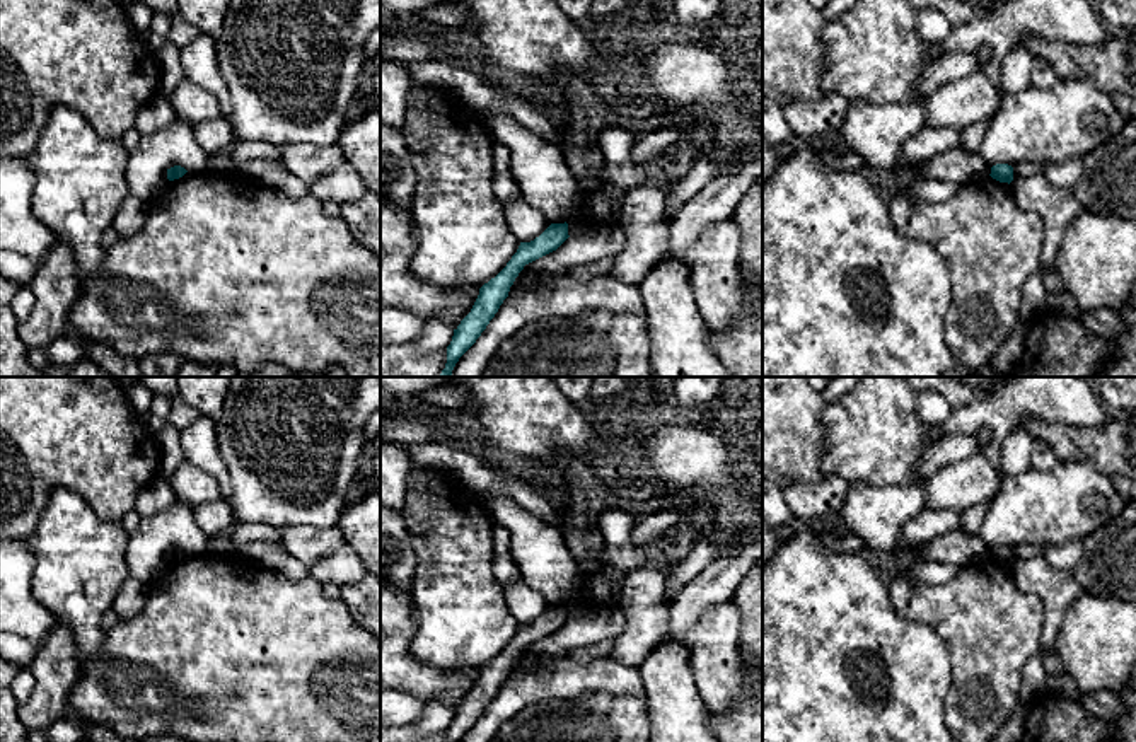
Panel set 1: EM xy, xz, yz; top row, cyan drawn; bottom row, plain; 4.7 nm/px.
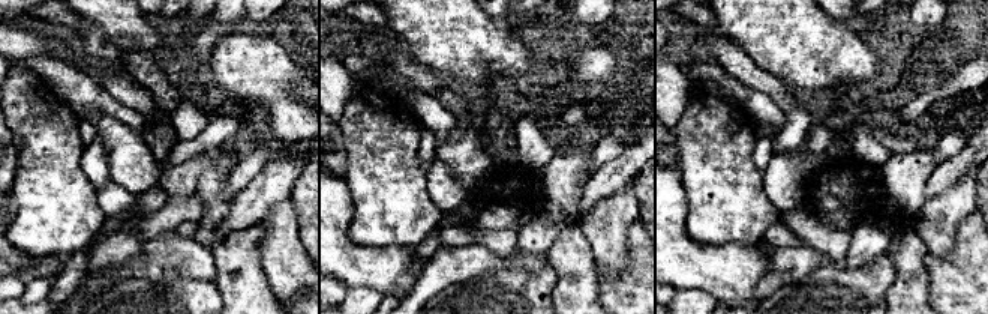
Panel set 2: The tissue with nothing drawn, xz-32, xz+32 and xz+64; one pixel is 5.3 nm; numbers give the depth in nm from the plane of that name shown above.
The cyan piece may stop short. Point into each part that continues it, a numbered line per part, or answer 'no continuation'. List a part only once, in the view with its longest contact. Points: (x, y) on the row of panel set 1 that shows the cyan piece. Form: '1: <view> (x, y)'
no continuation

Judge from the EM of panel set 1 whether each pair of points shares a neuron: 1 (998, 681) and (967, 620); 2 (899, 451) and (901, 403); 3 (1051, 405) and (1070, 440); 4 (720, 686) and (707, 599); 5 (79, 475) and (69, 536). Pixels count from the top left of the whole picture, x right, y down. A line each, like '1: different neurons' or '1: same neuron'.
1: same neuron
2: same neuron
3: different neurons
4: different neurons
5: different neurons

